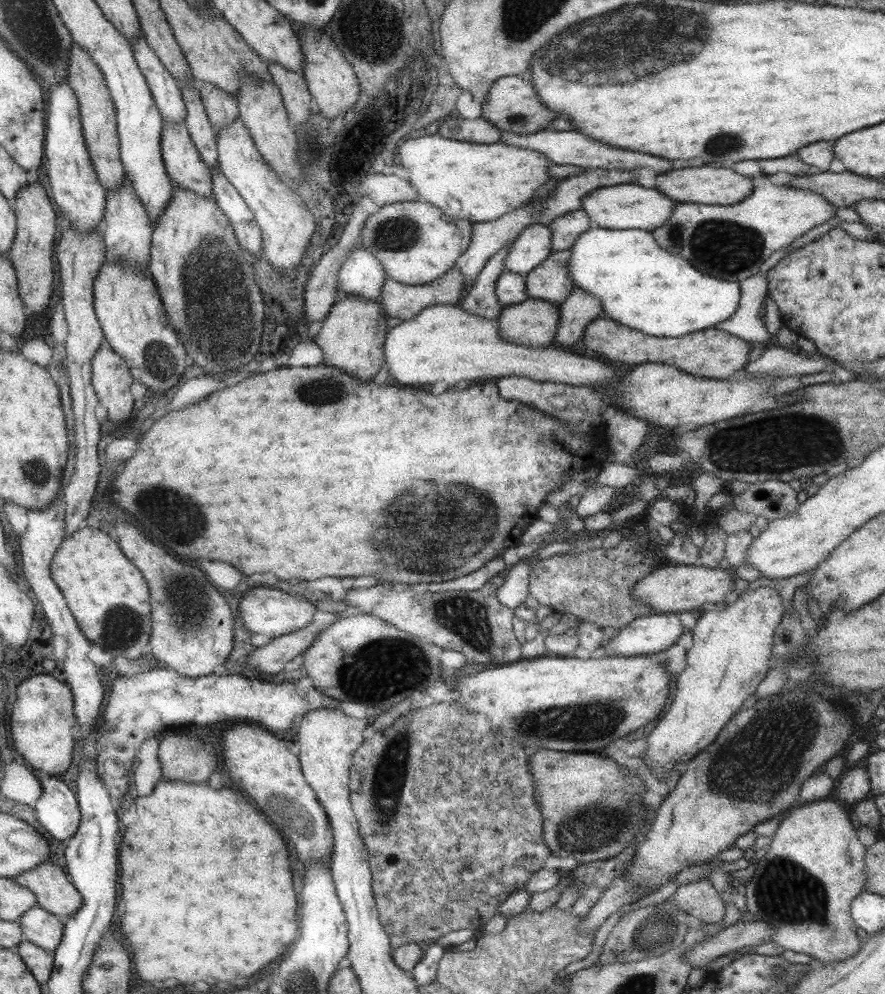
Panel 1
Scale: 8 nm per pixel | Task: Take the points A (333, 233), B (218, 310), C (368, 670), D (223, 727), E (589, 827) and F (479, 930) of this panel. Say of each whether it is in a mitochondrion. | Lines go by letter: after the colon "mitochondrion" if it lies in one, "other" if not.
A: other
B: mitochondrion
C: mitochondrion
D: other
E: mitochondrion
F: other

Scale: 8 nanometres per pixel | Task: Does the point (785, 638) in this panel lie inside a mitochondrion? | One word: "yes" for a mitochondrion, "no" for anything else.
no

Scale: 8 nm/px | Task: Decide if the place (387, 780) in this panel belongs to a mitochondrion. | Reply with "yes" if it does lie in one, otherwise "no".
yes

